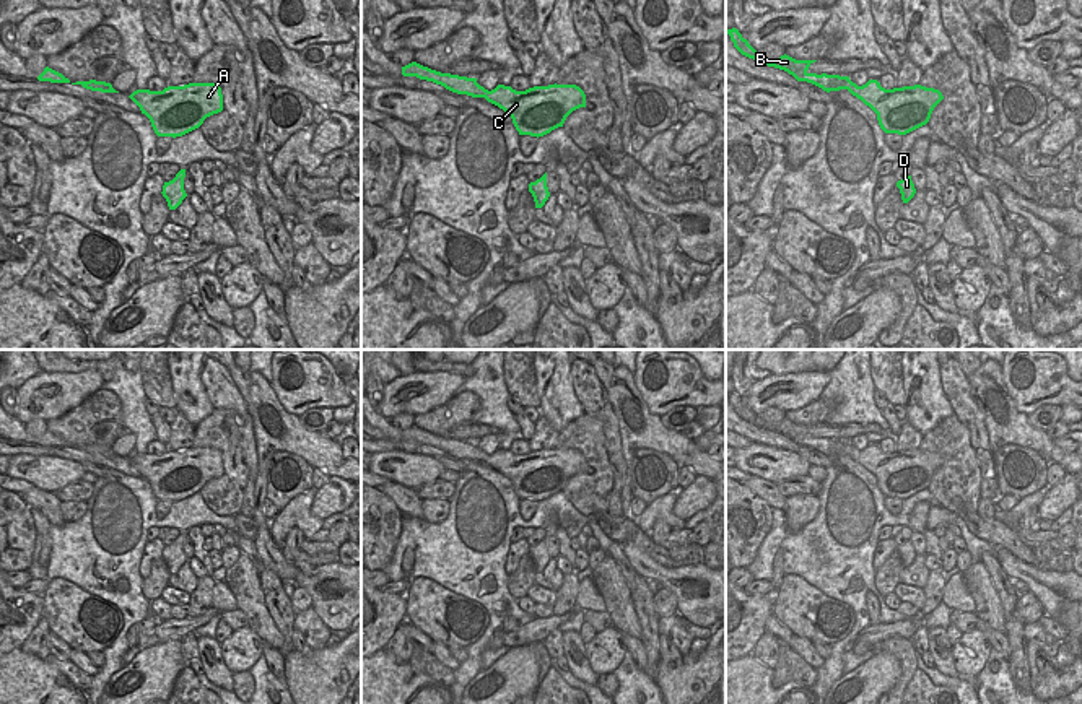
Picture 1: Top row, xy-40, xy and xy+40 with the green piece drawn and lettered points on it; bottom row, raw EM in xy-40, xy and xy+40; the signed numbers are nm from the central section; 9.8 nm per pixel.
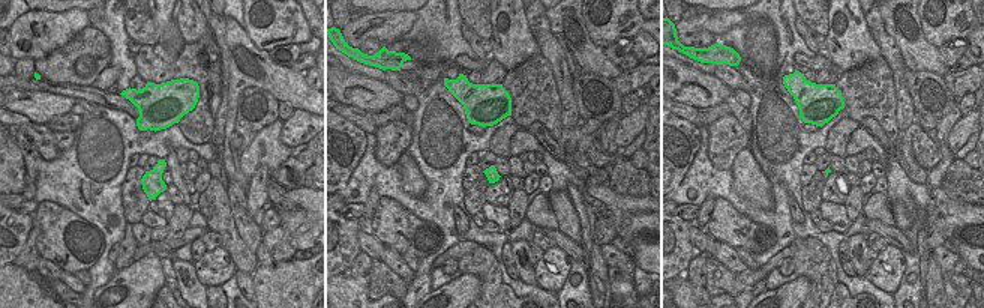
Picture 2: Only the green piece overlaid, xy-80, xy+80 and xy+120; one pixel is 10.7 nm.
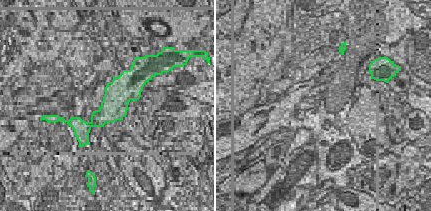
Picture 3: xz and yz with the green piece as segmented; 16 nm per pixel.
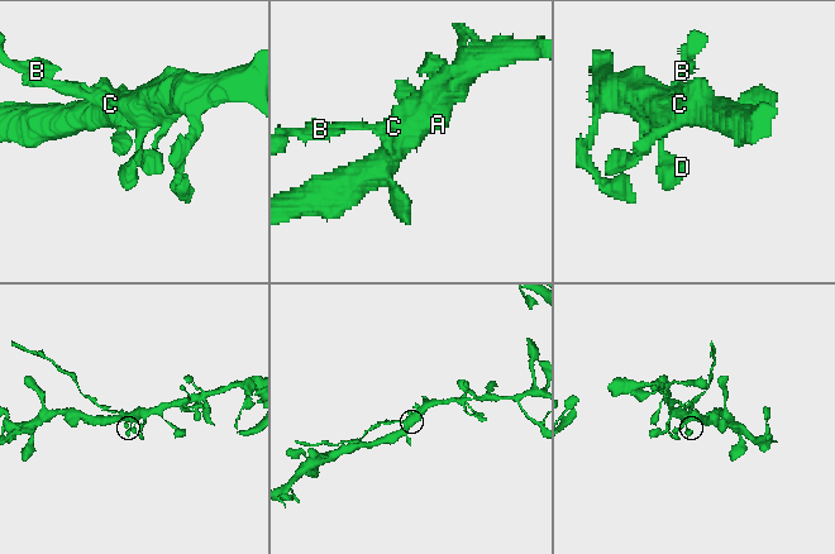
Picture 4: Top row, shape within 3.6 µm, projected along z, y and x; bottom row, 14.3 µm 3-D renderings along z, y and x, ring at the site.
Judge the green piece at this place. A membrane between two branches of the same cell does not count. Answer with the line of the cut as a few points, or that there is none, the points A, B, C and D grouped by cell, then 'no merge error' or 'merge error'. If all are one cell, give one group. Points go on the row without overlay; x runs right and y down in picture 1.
cut xy (479, 449), (467, 459); groups A C D / B; merge error

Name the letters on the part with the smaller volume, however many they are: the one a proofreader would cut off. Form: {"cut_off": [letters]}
{"cut_off": ["B"]}

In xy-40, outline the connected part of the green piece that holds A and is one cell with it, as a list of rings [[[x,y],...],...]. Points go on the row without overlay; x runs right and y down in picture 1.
[[[215,447],[137,454],[129,460],[145,478],[158,501],[182,501],[223,475],[221,452]]]

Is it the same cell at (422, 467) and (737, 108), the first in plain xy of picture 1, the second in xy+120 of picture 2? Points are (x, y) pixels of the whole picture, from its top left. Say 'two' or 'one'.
two

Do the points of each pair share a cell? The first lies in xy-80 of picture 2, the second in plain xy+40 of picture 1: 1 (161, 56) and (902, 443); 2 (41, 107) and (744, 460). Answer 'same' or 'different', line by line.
1: same
2: same

